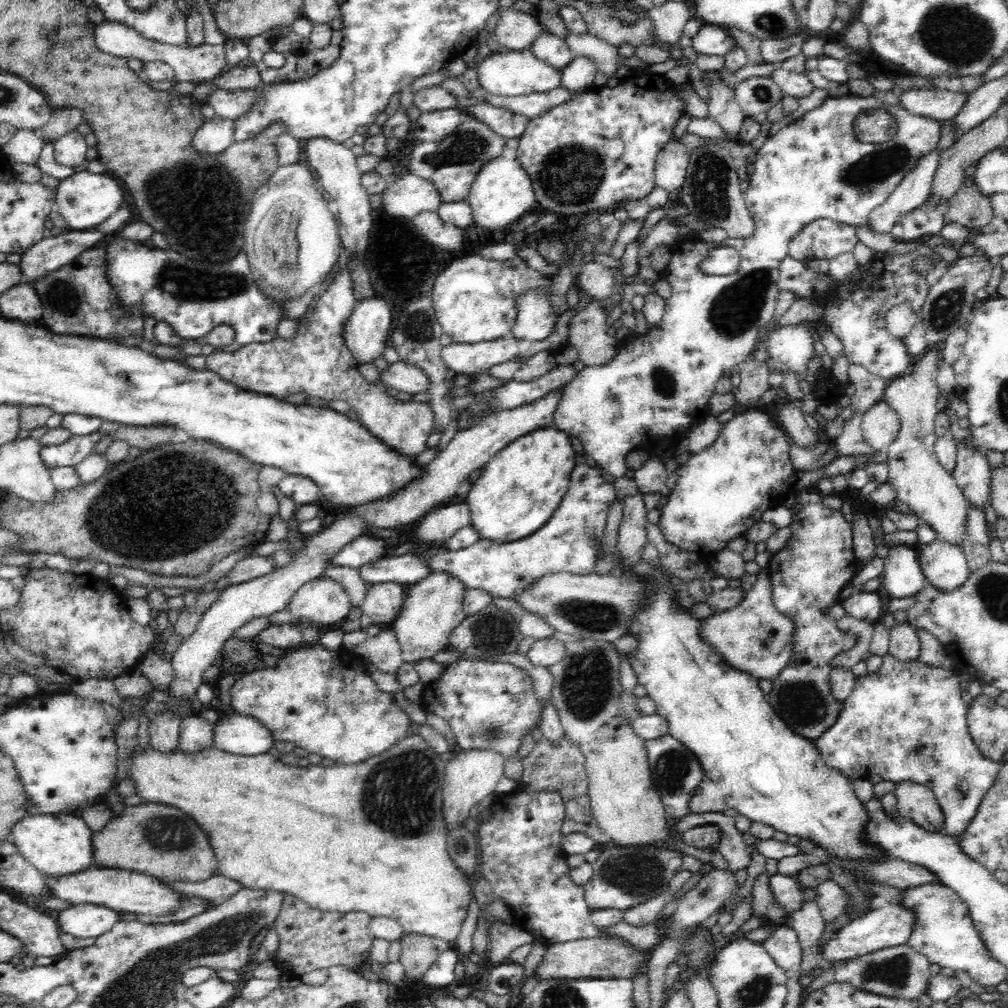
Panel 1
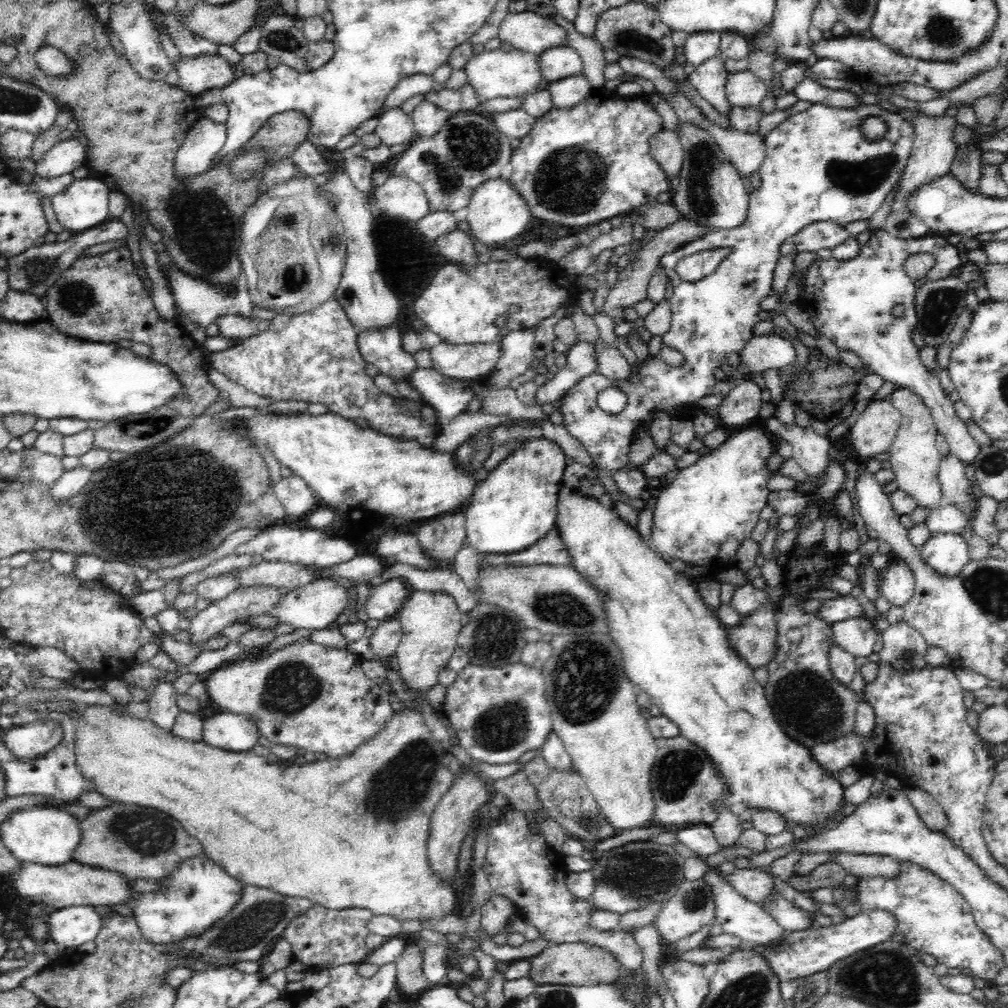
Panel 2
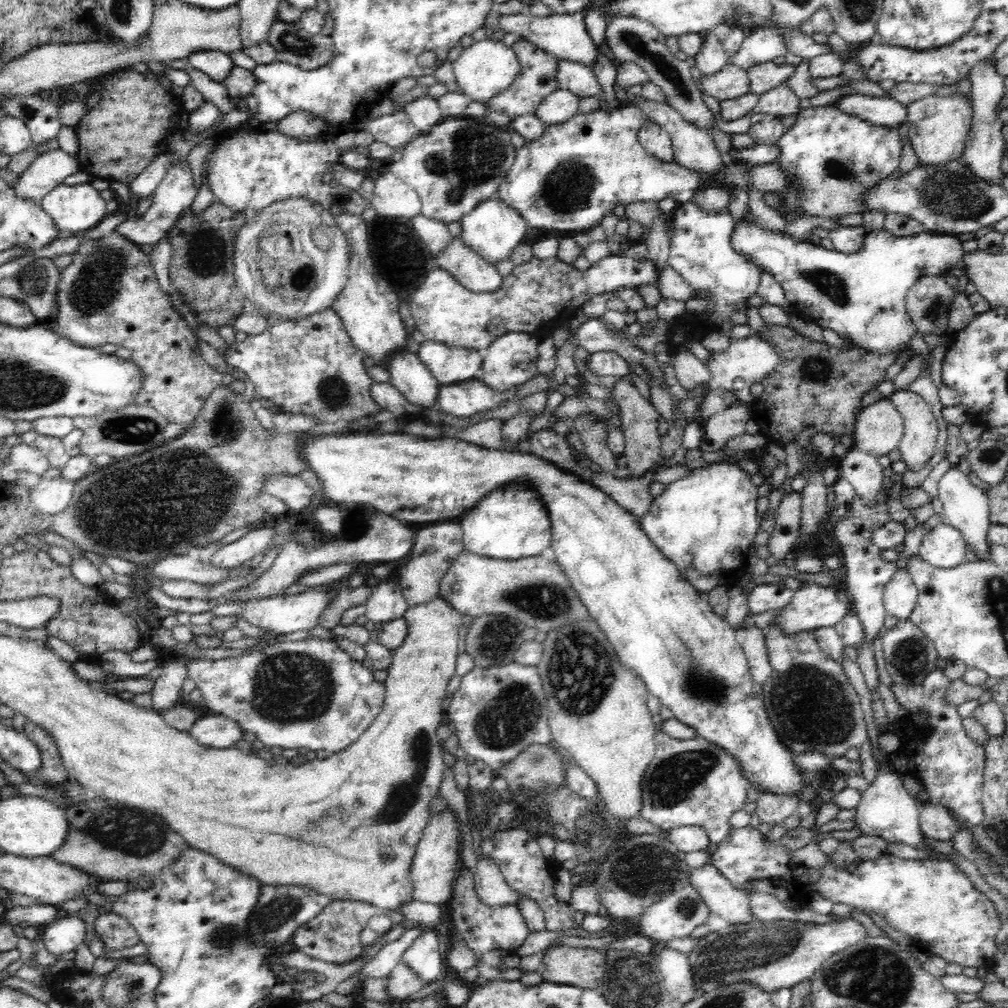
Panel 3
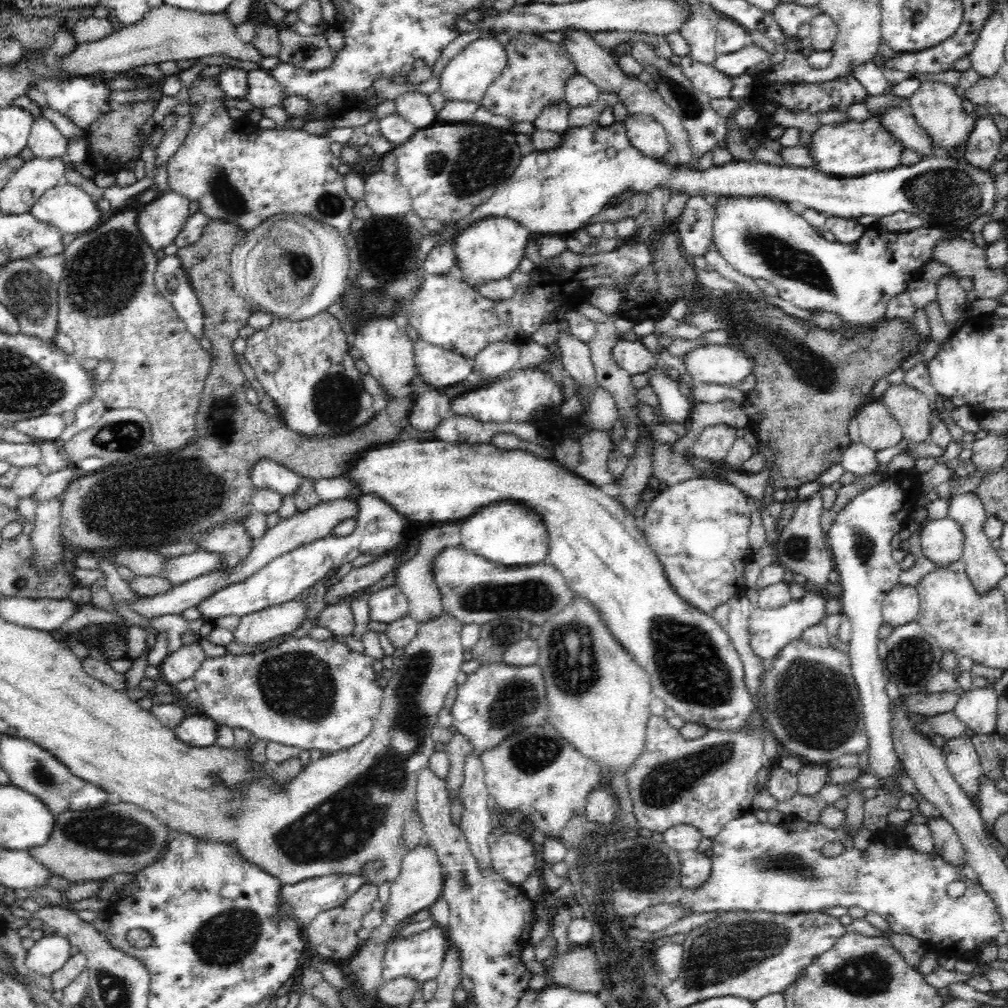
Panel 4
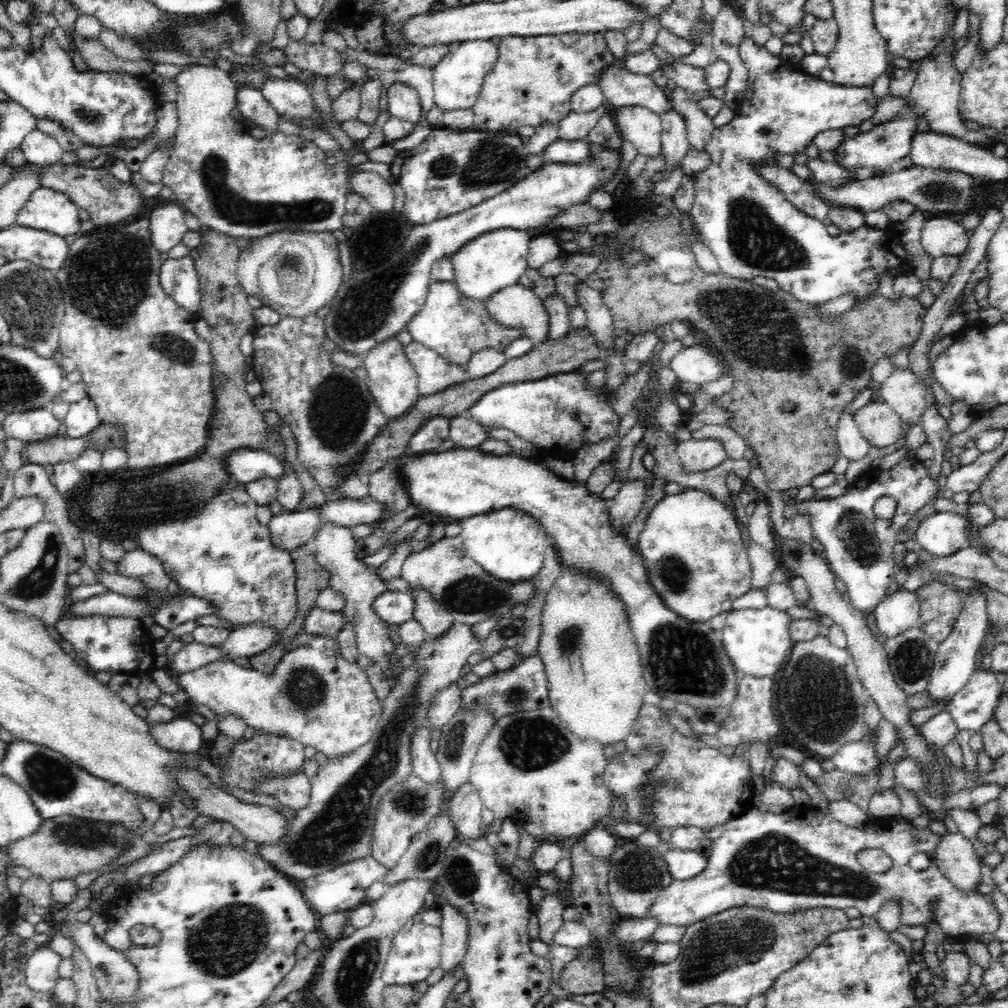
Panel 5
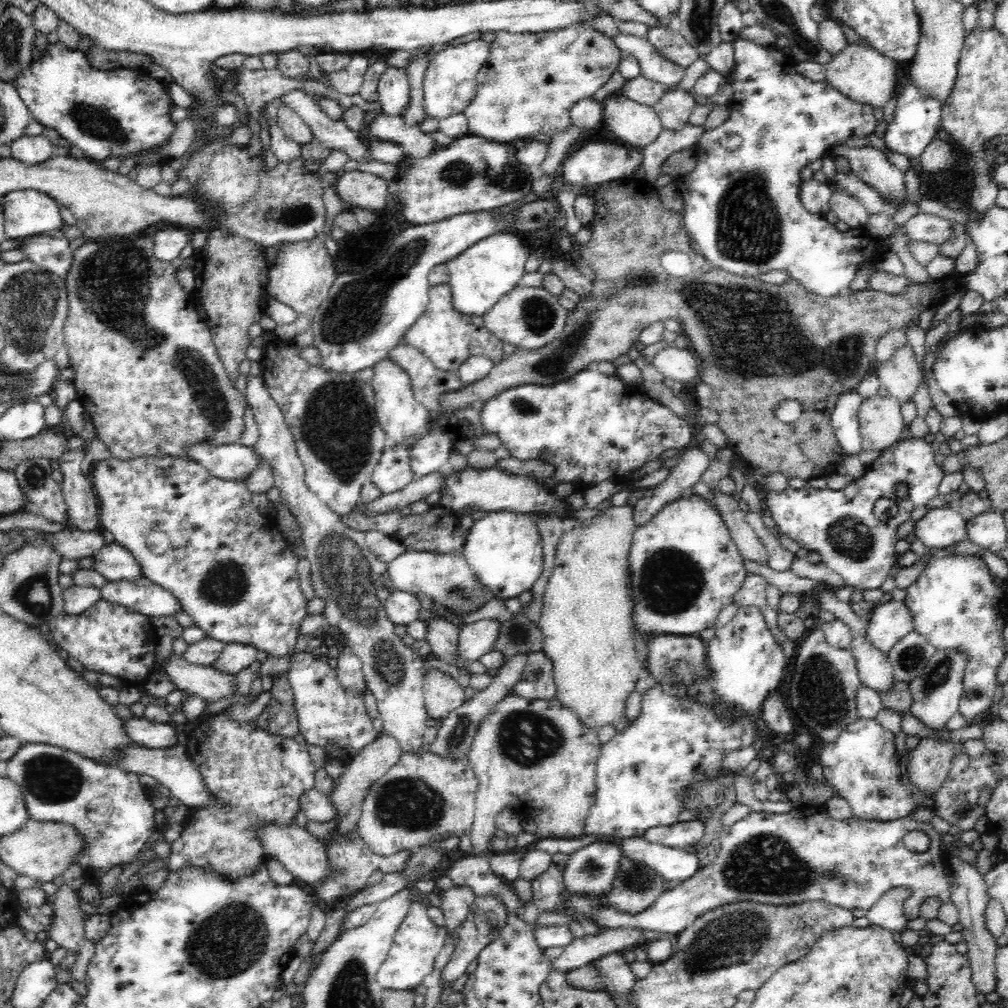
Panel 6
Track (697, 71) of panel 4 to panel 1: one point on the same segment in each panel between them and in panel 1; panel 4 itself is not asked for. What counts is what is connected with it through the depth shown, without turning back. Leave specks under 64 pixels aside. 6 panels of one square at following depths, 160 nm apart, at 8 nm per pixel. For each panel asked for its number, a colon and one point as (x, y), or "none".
1: (756, 95)
2: (743, 89)
3: (730, 83)

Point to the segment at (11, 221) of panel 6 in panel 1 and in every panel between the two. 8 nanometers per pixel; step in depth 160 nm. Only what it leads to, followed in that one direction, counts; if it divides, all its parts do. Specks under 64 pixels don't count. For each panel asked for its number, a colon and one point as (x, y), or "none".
1: (85, 199)
2: (83, 205)
3: (78, 208)
4: (67, 207)
5: (47, 209)

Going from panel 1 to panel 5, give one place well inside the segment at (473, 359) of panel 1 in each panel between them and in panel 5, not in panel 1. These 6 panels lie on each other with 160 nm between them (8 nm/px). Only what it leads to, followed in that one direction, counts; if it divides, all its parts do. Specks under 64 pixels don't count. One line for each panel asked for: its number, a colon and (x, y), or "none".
2: (465, 362)
3: (449, 365)
4: (441, 368)
5: (434, 373)

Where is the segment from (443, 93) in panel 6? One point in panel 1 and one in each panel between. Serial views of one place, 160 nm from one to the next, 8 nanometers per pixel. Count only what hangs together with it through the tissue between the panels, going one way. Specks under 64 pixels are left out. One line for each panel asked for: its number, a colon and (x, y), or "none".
1: (514, 73)
2: (493, 74)
3: (485, 69)
4: (466, 78)
5: (458, 79)

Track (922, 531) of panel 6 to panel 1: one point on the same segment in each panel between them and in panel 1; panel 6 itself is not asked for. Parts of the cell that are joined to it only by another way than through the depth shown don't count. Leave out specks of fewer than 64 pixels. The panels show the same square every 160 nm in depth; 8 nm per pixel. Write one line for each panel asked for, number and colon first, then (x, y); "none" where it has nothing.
1: (944, 565)
2: (947, 554)
3: (944, 546)
4: (942, 540)
5: (942, 534)

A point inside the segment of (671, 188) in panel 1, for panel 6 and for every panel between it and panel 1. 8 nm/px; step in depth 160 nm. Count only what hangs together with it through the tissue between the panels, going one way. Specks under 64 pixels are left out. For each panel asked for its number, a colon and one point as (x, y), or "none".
2: (666, 149)
3: (657, 142)
4: (649, 137)
5: (638, 125)
6: (635, 125)

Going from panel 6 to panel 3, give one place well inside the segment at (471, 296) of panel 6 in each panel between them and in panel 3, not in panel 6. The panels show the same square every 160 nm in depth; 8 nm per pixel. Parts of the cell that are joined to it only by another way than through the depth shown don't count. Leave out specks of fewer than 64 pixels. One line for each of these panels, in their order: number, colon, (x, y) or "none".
3: (492, 229)
4: (488, 250)
5: (492, 261)

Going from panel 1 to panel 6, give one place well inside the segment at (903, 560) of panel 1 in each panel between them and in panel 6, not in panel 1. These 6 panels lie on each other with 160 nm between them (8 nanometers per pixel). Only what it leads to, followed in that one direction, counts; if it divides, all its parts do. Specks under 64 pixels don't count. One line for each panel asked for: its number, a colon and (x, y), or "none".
2: (898, 587)
3: (900, 596)
4: (901, 606)
5: (899, 611)
6: (892, 620)

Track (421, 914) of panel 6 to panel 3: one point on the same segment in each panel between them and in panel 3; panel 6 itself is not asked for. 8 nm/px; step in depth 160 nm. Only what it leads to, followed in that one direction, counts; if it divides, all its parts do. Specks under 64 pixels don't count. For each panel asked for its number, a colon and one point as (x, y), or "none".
3: (423, 956)
4: (419, 956)
5: (416, 949)

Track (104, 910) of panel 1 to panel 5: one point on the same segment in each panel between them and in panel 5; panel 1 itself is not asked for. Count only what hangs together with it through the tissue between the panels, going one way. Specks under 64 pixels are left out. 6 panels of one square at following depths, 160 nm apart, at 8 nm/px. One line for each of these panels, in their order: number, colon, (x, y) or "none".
2: (69, 927)
3: (64, 934)
4: (48, 954)
5: (41, 968)

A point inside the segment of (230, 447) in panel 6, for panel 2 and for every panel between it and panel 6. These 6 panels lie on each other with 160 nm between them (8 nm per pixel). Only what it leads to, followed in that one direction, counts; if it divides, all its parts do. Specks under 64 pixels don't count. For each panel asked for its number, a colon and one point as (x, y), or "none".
2: (293, 492)
3: (296, 493)
4: (265, 473)
5: (245, 465)

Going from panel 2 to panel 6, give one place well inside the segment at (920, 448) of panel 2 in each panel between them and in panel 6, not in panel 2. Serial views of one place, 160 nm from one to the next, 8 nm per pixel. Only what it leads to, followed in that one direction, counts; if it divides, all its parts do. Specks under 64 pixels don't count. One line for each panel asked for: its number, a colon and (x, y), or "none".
3: (918, 444)
4: (911, 407)
5: (901, 391)
6: (900, 377)

